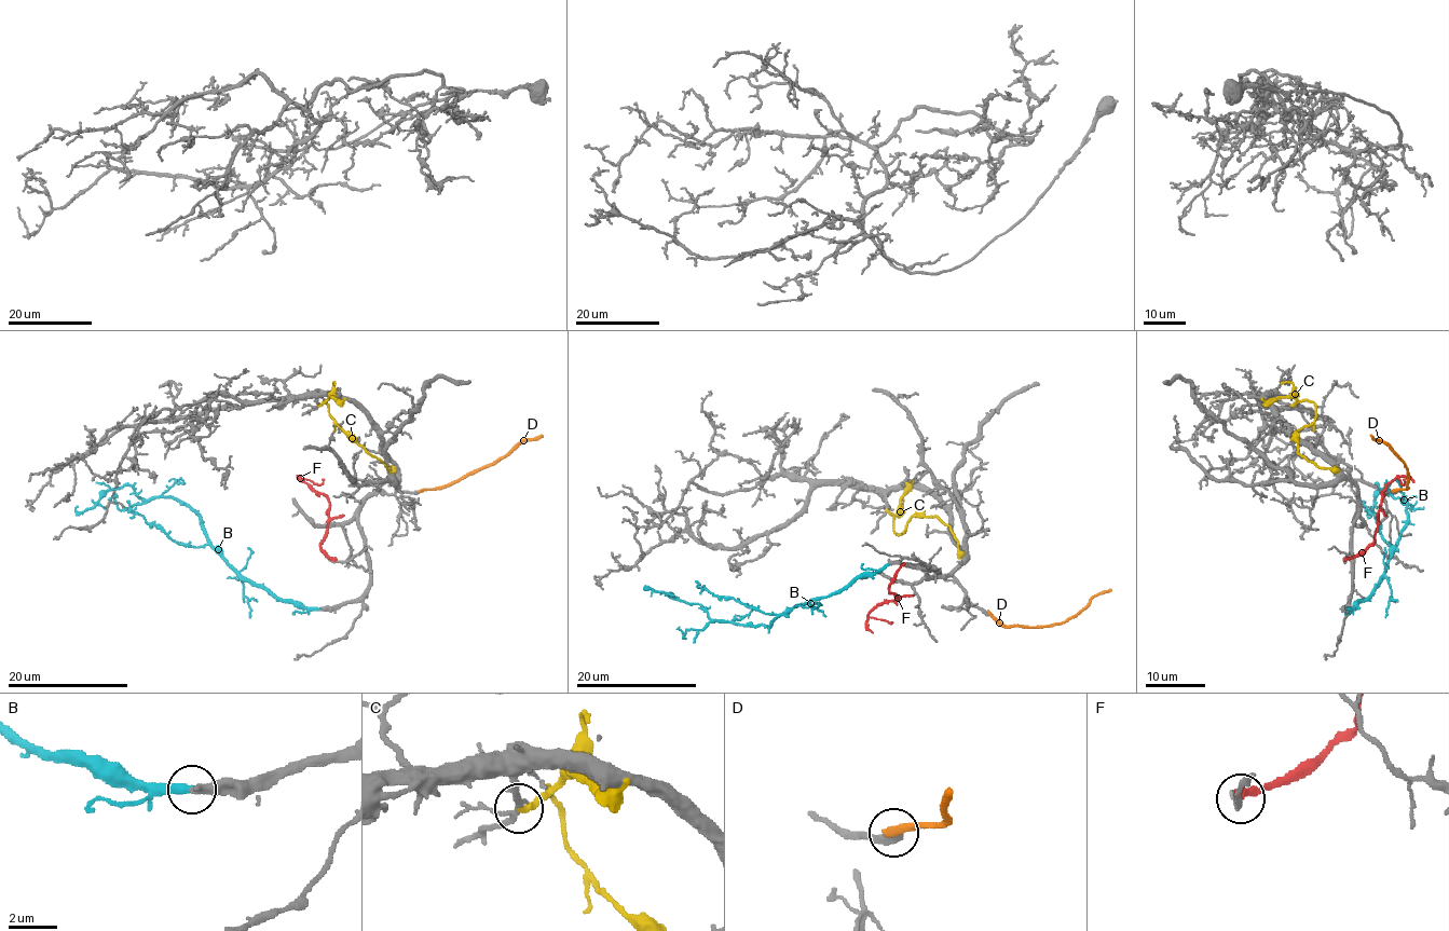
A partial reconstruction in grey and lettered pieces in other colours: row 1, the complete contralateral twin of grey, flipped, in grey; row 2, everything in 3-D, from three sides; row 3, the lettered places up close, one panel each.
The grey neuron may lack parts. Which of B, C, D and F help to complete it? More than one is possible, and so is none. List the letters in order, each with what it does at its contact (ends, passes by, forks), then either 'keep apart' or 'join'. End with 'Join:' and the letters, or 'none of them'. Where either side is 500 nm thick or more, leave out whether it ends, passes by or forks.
B: it ends; join
C: it ends; keep apart
D: it ends; keep apart
F: it ends; keep apart
Join: B

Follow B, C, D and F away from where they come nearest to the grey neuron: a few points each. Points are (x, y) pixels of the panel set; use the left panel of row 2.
B: (318, 608), (253, 586), (214, 547), (199, 517), (172, 497), (145, 498), (122, 485), (81, 512), (77, 506)
C: (317, 406), (325, 399), (332, 419), (393, 470)
D: (421, 491), (451, 485), (505, 456), (520, 441), (543, 436)
F: (333, 560), (320, 543), (326, 531), (329, 501), (299, 478), (314, 483), (320, 483), (322, 479)

